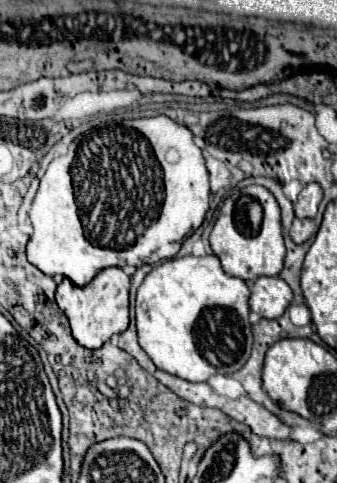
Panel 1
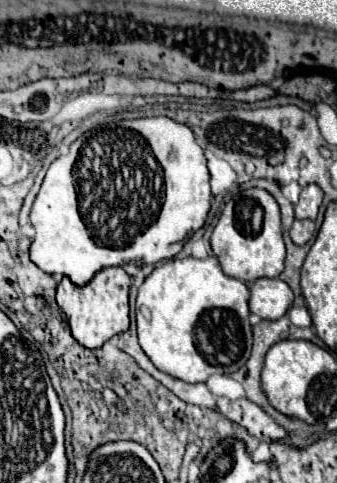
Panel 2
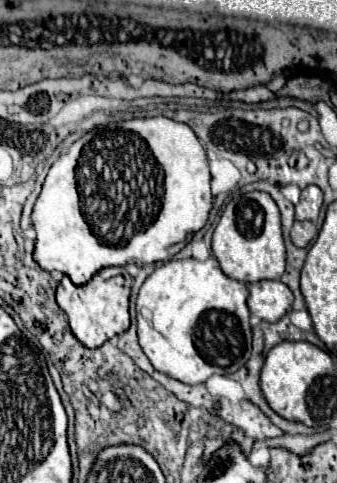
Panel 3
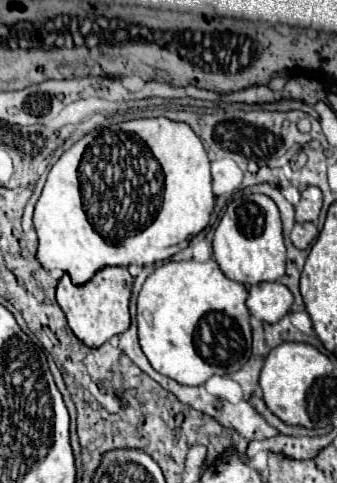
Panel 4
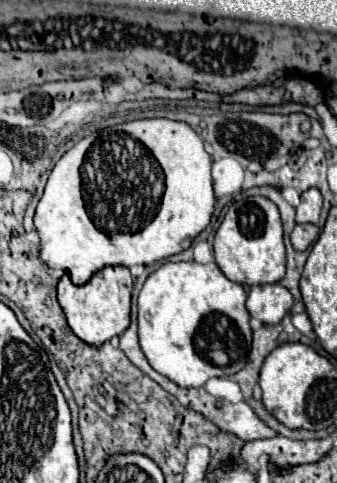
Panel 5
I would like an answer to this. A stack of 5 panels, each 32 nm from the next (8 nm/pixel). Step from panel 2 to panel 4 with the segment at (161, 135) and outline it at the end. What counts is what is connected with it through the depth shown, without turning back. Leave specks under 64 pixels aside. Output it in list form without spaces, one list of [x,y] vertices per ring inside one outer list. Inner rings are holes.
[[[142,118],[142,120],[114,124],[114,126],[100,128],[100,130],[86,134],[70,150],[66,150],[60,156],[60,160],[52,166],[46,186],[42,190],[42,196],[34,210],[34,228],[38,232],[38,254],[36,256],[46,270],[58,268],[66,272],[70,274],[72,284],[78,286],[78,284],[88,282],[98,270],[106,266],[130,266],[130,264],[146,266],[146,264],[168,260],[170,256],[184,250],[190,244],[190,238],[194,238],[198,232],[202,232],[208,226],[212,210],[214,210],[214,194],[212,194],[212,178],[210,178],[210,158],[202,146],[202,140],[194,134],[194,130],[188,124],[174,122],[168,118]]]

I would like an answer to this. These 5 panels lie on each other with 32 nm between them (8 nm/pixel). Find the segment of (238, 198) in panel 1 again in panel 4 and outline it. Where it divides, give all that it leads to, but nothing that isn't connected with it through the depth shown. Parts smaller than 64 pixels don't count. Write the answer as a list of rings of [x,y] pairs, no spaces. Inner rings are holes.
[[[264,194],[232,198],[214,232],[212,248],[214,260],[230,280],[248,286],[260,282],[276,282],[284,276],[286,268],[286,246],[282,238],[278,206]]]

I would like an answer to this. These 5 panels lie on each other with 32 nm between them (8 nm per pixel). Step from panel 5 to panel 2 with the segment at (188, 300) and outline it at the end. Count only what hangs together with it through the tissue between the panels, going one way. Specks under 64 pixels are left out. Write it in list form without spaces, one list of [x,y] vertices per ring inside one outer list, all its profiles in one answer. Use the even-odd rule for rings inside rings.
[[[216,256],[206,260],[198,258],[172,258],[152,270],[140,286],[136,298],[136,325],[138,342],[150,362],[170,376],[188,384],[206,382],[212,374],[234,374],[240,370],[252,350],[252,326],[248,322],[248,288],[242,280],[230,278],[222,272]]]

